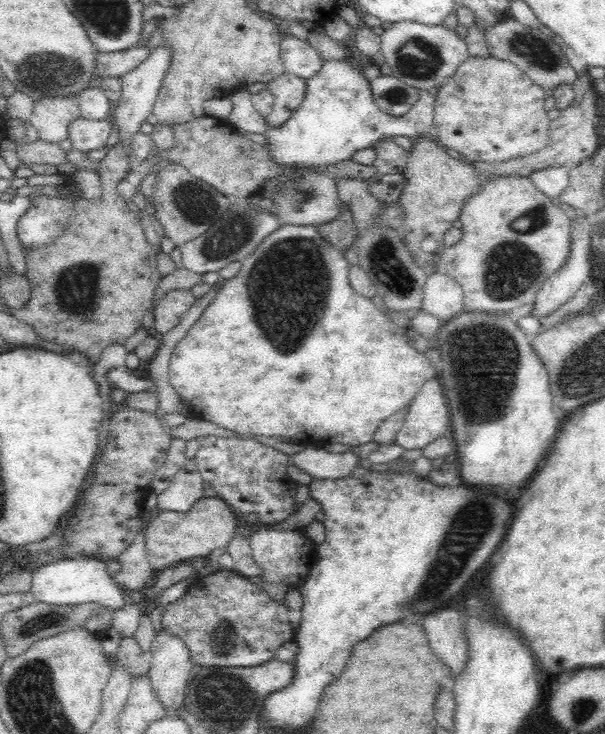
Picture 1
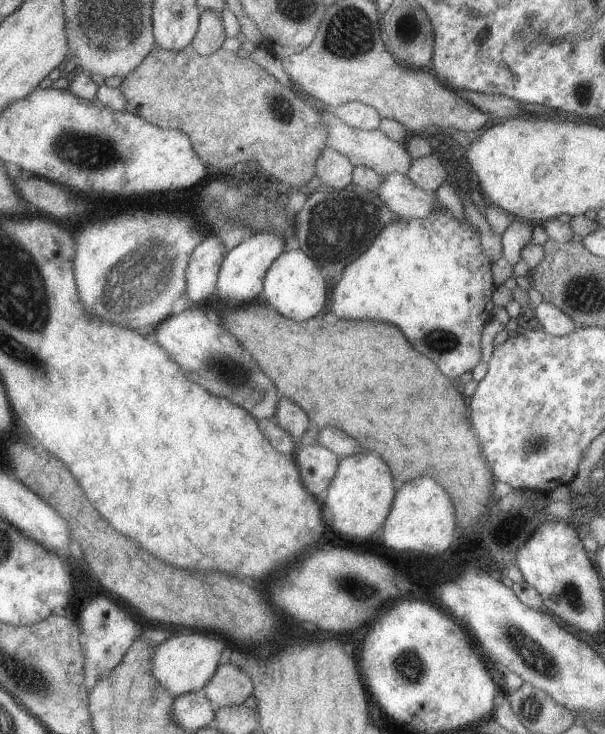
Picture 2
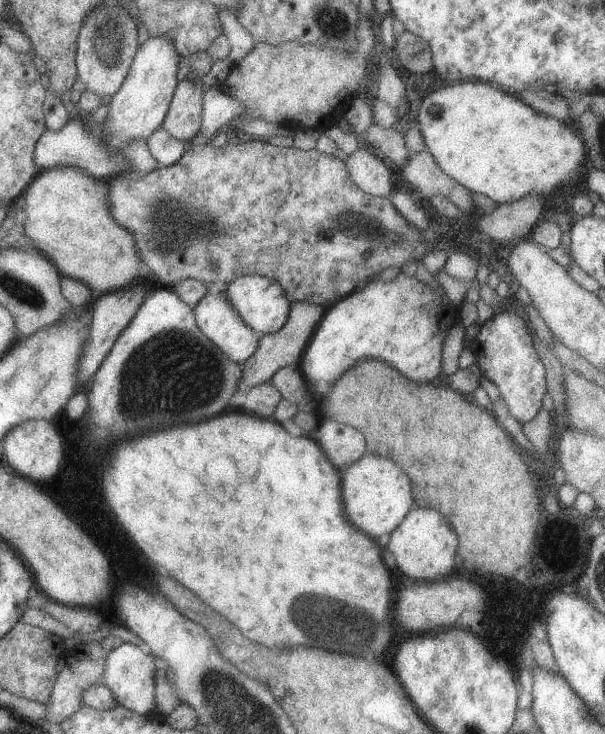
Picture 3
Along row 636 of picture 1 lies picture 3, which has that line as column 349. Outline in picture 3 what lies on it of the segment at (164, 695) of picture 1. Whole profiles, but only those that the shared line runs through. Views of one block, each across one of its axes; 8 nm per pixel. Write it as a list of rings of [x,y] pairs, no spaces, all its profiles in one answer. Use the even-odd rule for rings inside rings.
[[[359,146],[353,154],[345,158],[345,168],[349,180],[365,194],[375,198],[387,198],[391,194],[391,178],[387,170],[387,160],[379,160],[371,154],[371,148]]]

